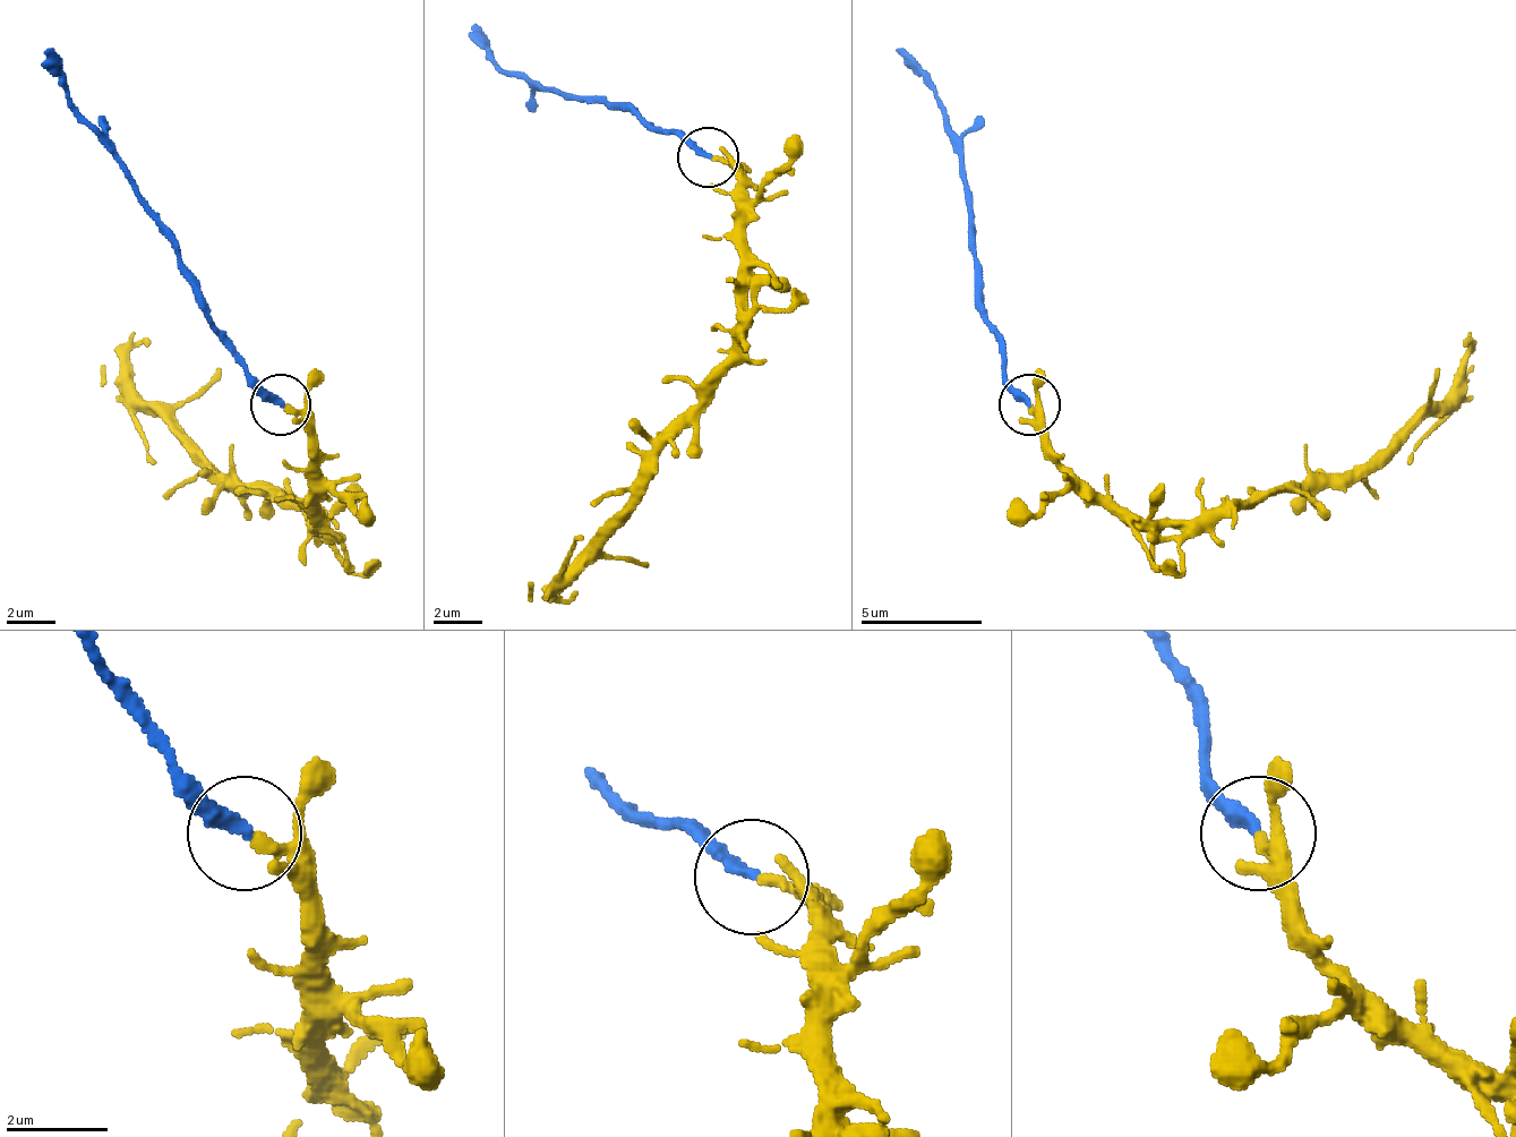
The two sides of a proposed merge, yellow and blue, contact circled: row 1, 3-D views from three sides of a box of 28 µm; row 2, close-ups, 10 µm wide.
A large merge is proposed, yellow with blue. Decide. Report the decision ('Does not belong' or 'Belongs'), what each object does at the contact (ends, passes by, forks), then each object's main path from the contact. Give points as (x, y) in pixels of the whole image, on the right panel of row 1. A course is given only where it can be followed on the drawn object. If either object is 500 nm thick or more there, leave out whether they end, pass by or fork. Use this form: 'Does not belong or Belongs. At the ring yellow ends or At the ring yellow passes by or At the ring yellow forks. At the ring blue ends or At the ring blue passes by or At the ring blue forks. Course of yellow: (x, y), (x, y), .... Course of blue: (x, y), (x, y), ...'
Does not belong. At the ring yellow ends. At the ring blue ends. Course of yellow: (1030, 403), (1043, 445), (1097, 494), (1140, 518), (1225, 518), (1371, 470), (1456, 384), (1474, 348), (1462, 348). Course of blue: (1030, 403), (982, 318), (976, 239), (964, 190), (964, 142), (897, 51)

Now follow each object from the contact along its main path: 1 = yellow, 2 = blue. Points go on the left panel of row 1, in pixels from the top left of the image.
1: (282, 403), (306, 445), (318, 518), (288, 494), (246, 494), (215, 470), (130, 384), (136, 348), (148, 348)
2: (282, 403), (210, 318), (179, 239), (136, 190), (112, 142), (69, 100), (45, 51)

